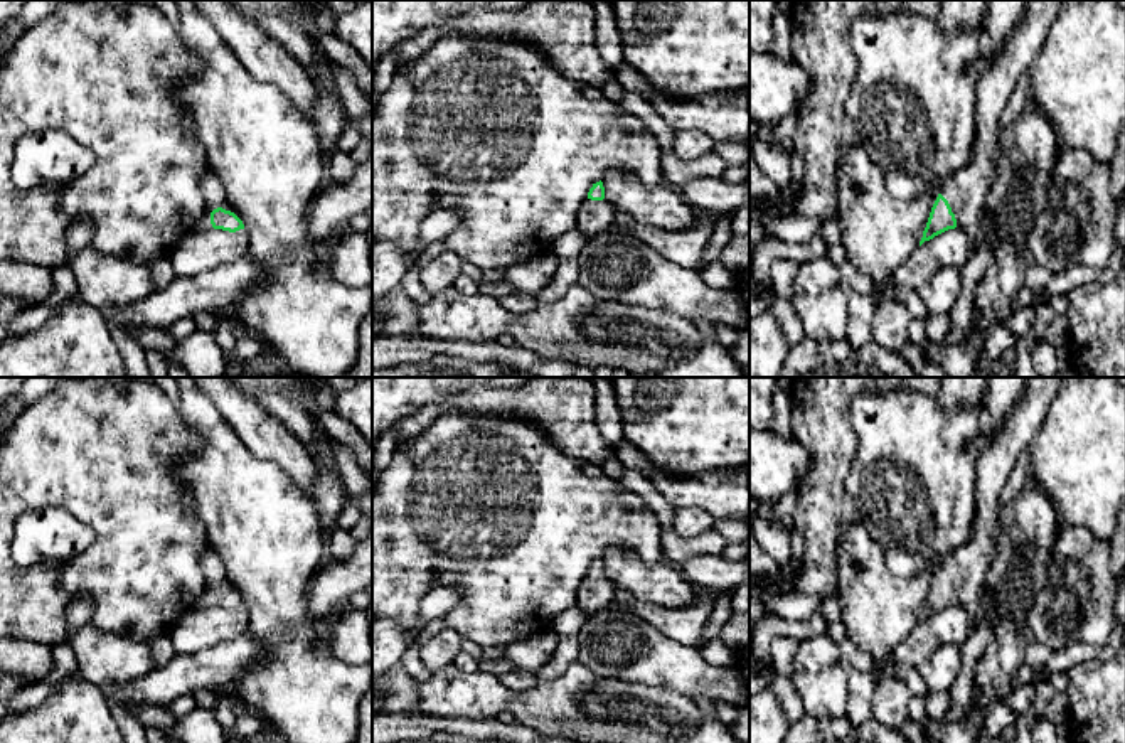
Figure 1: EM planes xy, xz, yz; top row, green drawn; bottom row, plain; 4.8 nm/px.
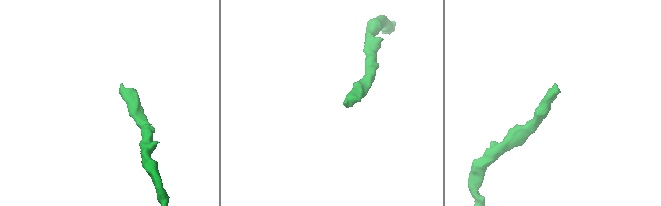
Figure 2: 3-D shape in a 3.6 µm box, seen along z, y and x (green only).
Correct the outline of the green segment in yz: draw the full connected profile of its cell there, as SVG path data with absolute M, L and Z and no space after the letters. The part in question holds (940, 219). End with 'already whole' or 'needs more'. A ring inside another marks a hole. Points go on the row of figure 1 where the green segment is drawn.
M1027 0L1022 19L1004 42L994 66L978 78L975 140L970 162L938 189L920 246L960 227L972 248L985 238L982 216L997 174L999 120L1014 88L1044 45L1063 0Z; needs more

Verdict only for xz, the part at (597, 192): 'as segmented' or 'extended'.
extended

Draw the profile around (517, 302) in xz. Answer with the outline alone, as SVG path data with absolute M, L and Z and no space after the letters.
M519 290L499 298L497 302L500 307L512 313L532 312L539 305L534 293L525 293Z

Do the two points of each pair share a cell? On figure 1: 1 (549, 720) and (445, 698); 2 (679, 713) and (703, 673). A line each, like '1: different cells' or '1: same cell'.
1: same cell
2: different cells

